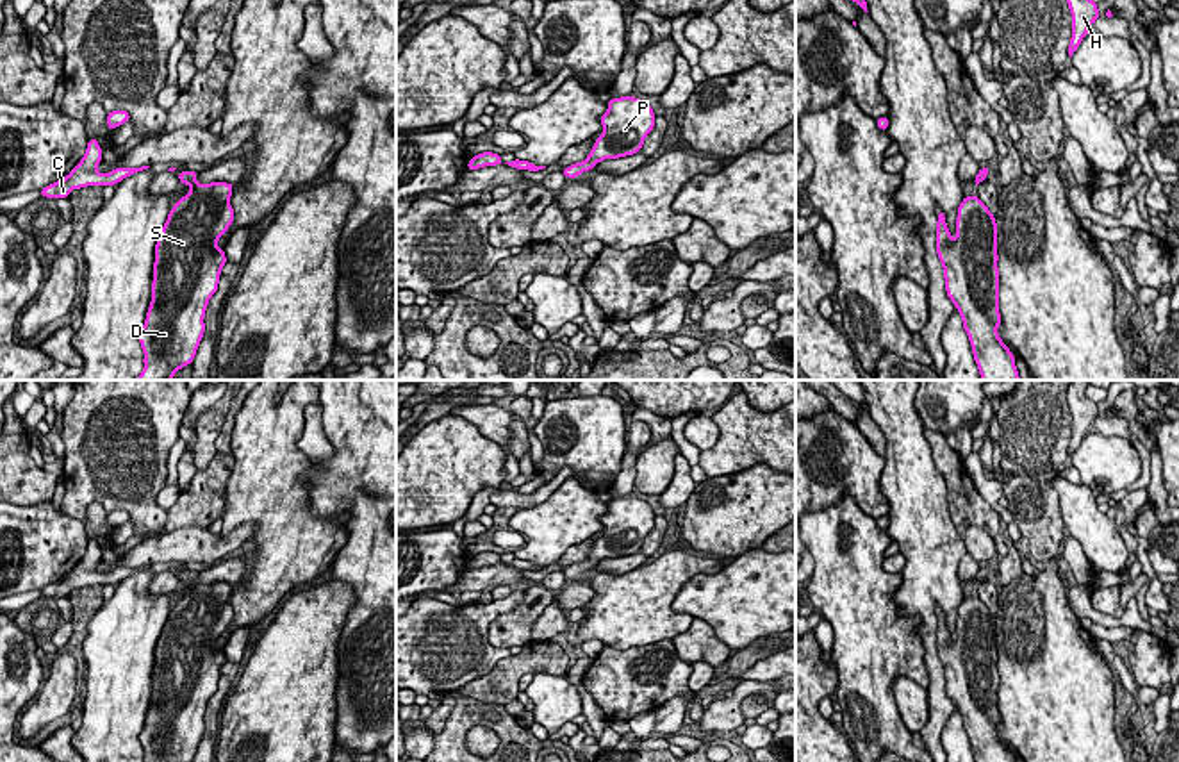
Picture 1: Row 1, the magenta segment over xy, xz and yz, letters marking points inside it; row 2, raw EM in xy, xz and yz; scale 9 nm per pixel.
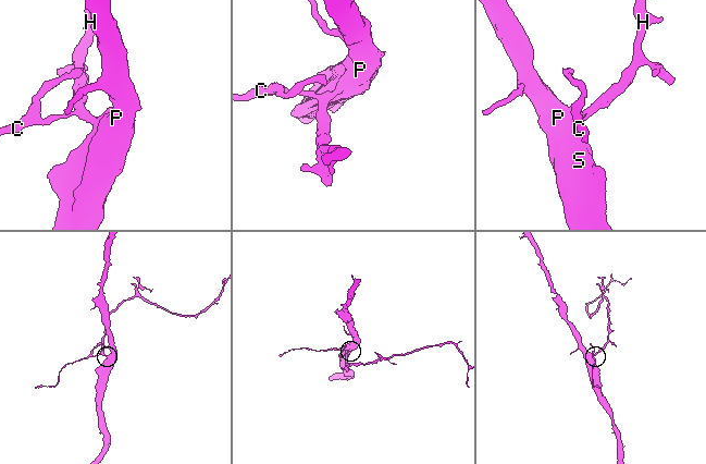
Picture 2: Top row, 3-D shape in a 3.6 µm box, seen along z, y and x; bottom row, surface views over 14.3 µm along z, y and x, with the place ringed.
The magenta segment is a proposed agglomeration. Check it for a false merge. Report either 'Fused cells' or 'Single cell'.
Single cell

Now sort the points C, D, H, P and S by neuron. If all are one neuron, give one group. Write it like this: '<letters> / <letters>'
C D H P S

